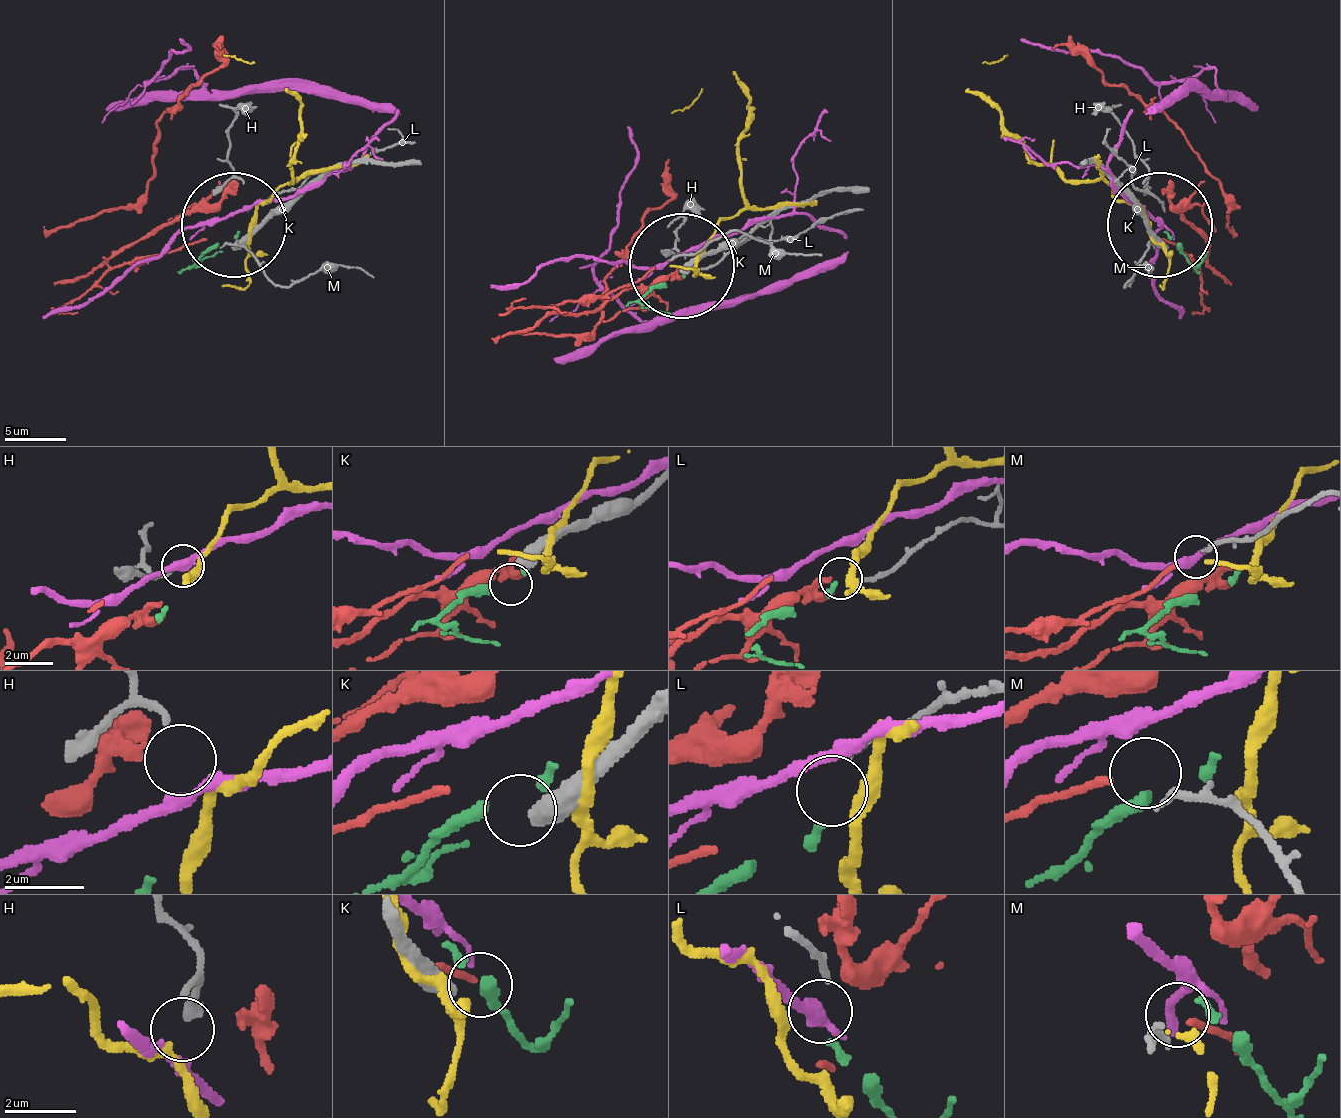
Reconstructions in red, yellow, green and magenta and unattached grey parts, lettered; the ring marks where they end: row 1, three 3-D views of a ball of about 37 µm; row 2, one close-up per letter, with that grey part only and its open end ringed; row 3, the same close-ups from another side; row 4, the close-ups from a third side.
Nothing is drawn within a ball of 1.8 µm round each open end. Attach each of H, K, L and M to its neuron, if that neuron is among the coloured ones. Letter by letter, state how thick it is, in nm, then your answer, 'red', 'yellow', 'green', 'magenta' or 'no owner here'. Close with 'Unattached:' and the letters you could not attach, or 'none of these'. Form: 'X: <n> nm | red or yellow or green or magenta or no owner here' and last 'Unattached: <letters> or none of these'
H: 170 nm | yellow
K: 550 nm | no owner here
L: 180 nm | green
M: 200 nm | no owner here
Unattached: K, M

